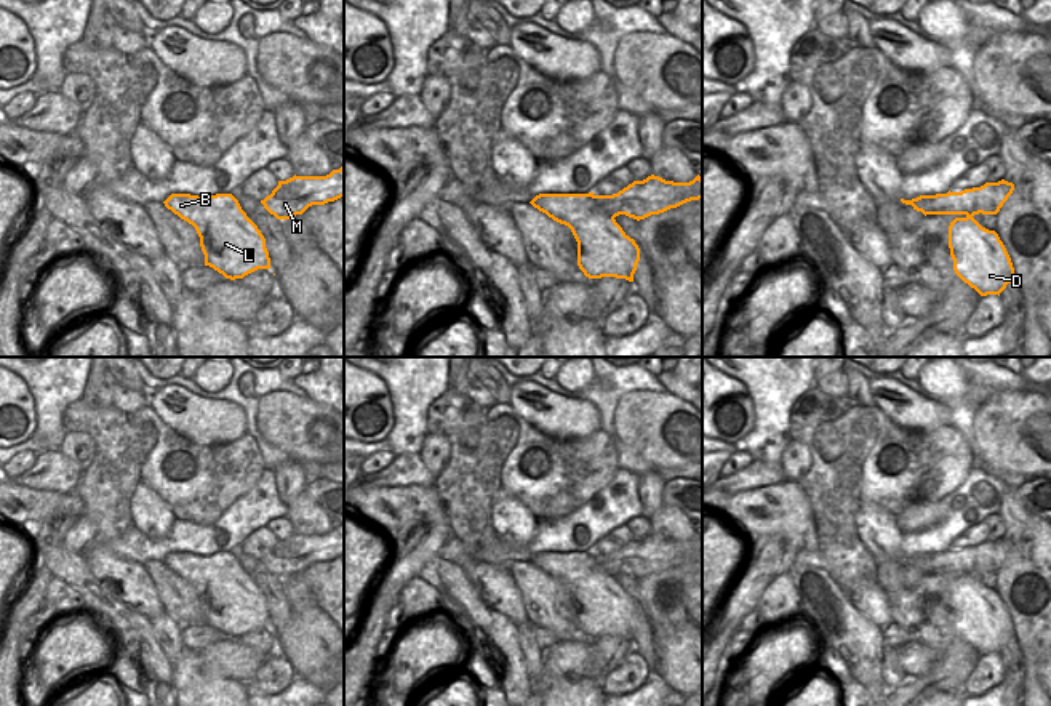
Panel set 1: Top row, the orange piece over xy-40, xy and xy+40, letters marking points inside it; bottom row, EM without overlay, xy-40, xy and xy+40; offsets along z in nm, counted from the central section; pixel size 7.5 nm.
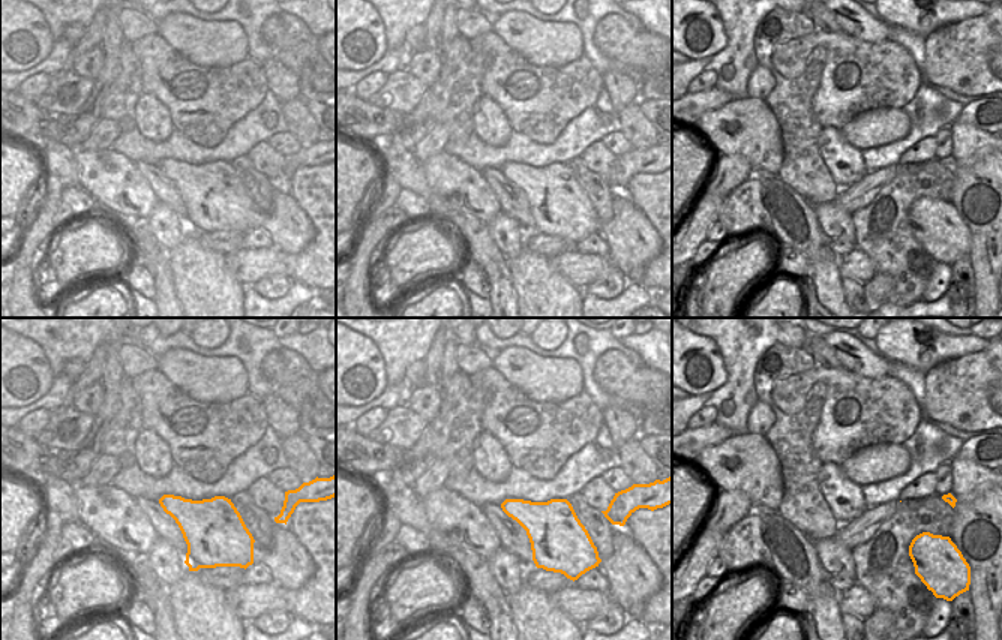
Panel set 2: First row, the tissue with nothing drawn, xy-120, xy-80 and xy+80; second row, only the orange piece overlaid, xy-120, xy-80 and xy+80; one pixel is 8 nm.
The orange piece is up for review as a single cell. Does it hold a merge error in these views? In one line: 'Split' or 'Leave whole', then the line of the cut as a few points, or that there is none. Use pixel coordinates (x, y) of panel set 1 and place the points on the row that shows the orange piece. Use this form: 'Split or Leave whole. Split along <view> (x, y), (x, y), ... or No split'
Split. Split along xy+40 (962, 202), (957, 212), (936, 213).

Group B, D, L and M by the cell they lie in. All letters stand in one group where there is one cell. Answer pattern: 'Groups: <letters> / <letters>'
Groups: B D L / M.

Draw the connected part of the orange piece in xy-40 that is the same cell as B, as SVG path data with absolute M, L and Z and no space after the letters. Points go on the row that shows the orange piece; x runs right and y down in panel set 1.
M171 194L163 203L195 227L205 266L226 279L243 279L258 269L270 269L264 235L232 194L216 194L206 199Z

